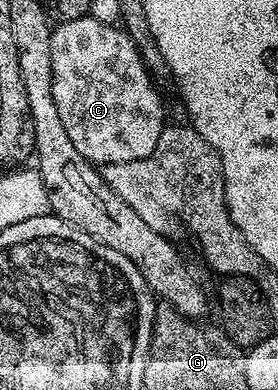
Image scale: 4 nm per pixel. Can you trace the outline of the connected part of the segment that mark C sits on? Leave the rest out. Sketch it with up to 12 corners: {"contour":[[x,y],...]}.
{"contour":[[126,30],[51,32],[53,104],[87,162],[148,158],[163,98]]}

